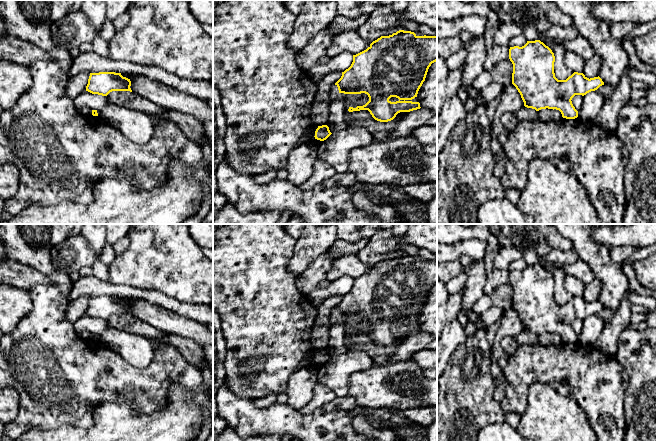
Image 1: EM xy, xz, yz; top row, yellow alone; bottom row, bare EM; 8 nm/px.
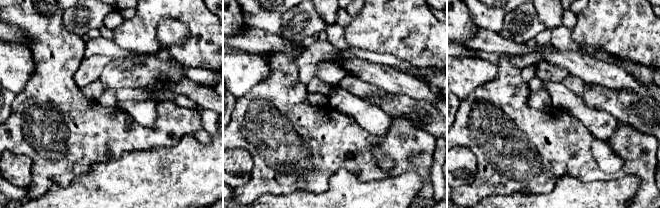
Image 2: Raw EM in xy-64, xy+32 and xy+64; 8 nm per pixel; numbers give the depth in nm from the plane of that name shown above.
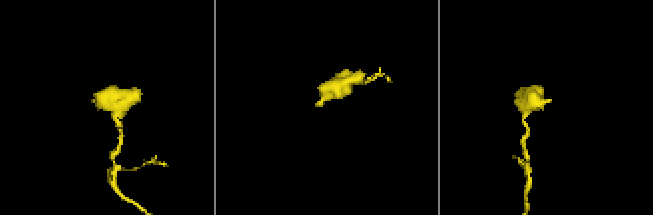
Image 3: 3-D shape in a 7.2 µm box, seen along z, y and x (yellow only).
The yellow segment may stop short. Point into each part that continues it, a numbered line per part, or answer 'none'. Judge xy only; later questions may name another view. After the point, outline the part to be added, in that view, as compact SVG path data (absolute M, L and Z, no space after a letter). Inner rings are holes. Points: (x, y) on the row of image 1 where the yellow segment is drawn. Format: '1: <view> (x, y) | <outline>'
none

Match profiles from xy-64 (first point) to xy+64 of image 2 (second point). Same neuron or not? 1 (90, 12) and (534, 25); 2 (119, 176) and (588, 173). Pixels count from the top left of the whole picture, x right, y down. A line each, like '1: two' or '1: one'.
1: one
2: two

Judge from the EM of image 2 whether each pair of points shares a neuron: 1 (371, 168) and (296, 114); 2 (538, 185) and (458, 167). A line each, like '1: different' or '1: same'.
1: same
2: different

